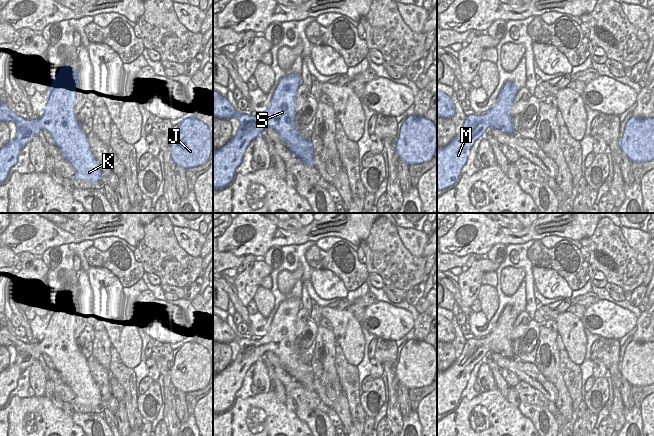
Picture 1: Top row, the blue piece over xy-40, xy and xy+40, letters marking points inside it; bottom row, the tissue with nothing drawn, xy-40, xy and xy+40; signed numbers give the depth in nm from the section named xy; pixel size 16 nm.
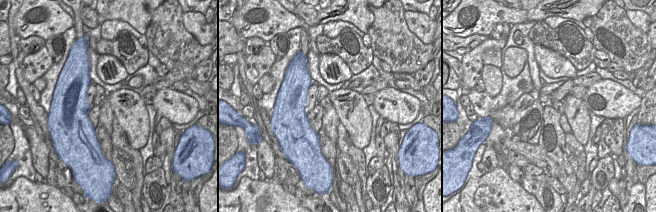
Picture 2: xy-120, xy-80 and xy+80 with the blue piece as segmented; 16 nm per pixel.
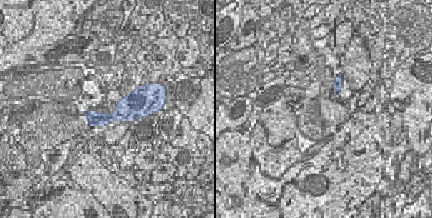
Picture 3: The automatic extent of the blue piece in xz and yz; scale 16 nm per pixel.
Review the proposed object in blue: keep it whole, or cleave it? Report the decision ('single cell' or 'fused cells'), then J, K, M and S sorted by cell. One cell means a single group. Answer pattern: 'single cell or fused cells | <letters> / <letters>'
single cell | J K M S

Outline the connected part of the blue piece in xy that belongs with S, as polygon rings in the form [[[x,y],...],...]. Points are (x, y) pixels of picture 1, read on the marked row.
[[[287,75],[279,80],[270,107],[255,116],[236,111],[226,97],[213,91],[213,118],[237,118],[240,122],[237,134],[223,147],[213,151],[213,188],[222,189],[233,179],[236,168],[242,163],[246,148],[252,140],[268,127],[273,128],[282,142],[290,143],[291,153],[307,166],[314,167],[314,149],[295,127],[295,97],[302,83],[302,76]]]

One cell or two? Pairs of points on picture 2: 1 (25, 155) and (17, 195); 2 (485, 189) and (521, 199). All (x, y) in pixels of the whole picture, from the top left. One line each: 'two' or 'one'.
1: two
2: one

